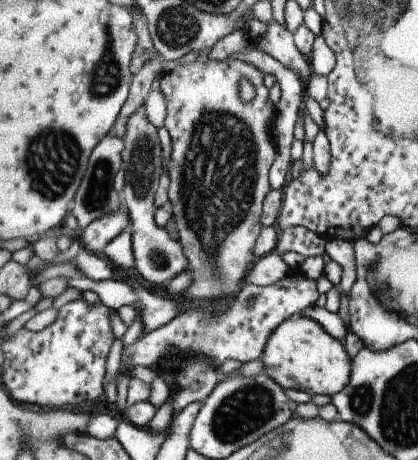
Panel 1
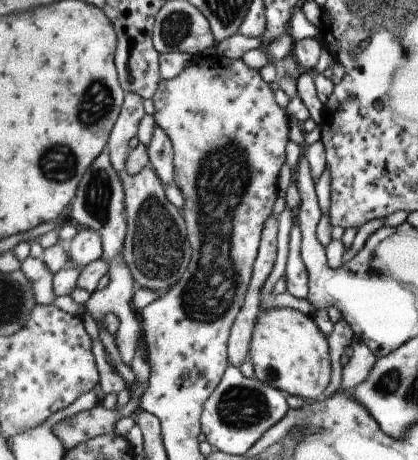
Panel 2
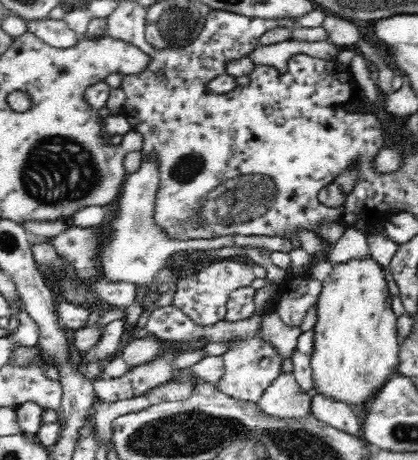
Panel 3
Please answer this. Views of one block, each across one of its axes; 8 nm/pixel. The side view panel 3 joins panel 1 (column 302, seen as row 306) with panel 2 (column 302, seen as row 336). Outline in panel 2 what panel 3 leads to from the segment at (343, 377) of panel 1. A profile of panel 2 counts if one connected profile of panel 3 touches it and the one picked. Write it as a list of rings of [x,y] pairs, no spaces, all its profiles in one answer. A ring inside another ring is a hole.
[[[279,308],[261,312],[253,324],[249,342],[249,360],[259,382],[281,390],[283,394],[299,396],[305,400],[317,400],[331,382],[331,358],[329,342],[315,328],[313,318],[299,310]]]

